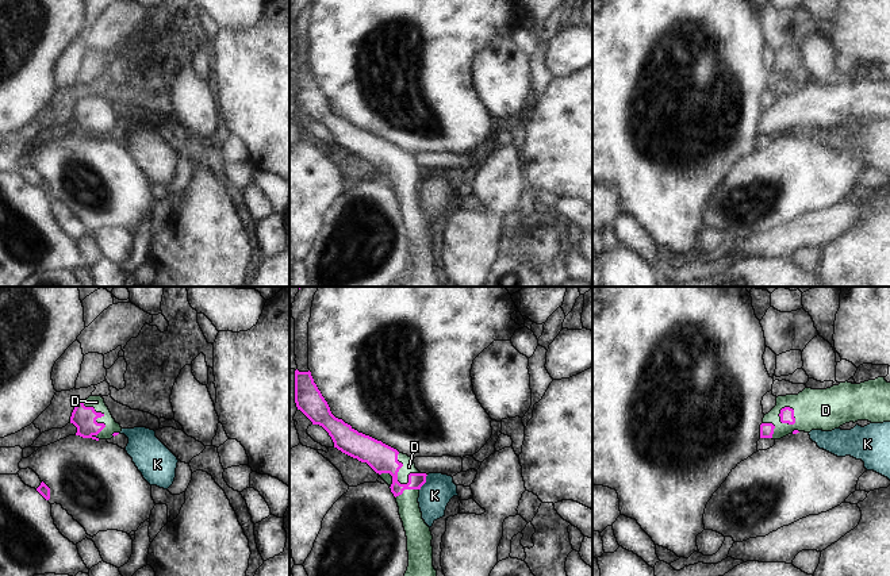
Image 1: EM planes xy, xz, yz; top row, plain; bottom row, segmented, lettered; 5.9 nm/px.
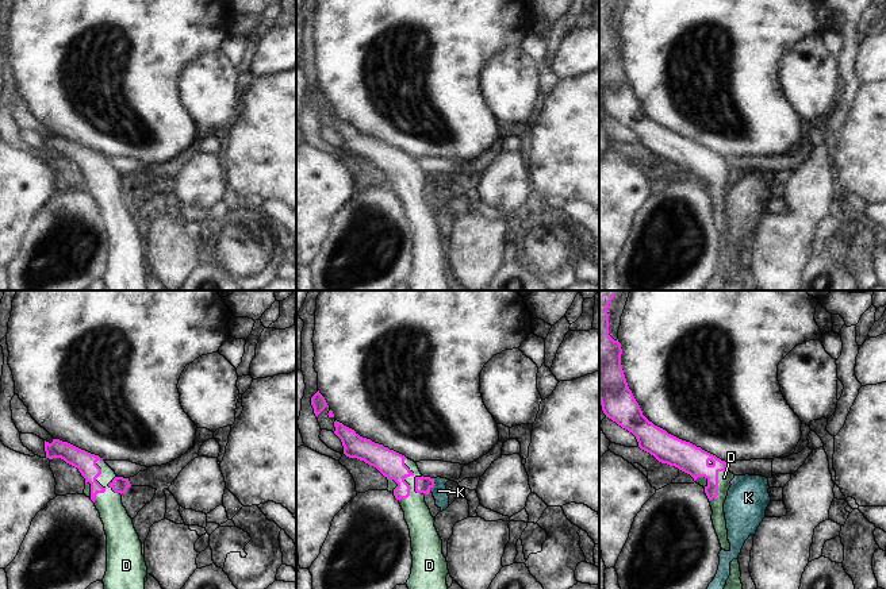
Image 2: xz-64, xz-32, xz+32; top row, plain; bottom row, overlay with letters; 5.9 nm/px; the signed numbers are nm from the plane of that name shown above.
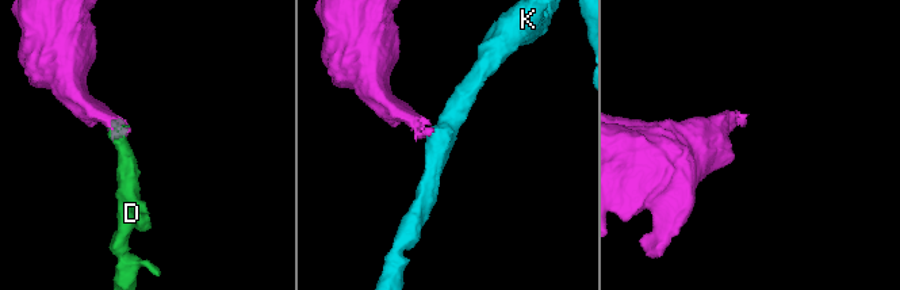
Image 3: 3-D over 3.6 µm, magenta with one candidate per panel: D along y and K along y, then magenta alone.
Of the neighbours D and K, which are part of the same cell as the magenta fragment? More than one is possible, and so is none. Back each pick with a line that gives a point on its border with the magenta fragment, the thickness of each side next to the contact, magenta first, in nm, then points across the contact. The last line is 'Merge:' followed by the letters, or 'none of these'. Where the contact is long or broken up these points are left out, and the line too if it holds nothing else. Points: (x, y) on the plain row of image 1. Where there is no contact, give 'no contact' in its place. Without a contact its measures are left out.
D: meets magenta in xy at (98, 114); 140 nm thick on the magenta side, 80 nm on the other; runs through xy (84, 115), (98, 114), (96, 99)
Merge: D

